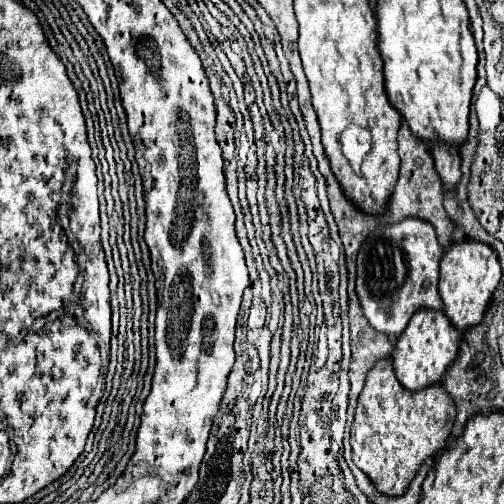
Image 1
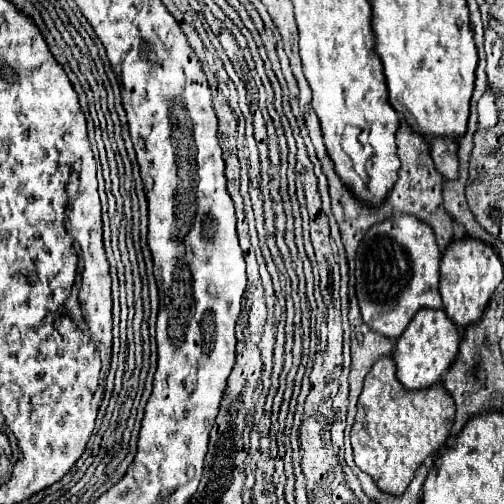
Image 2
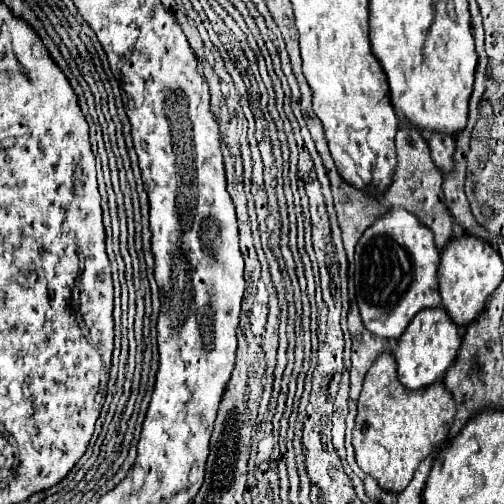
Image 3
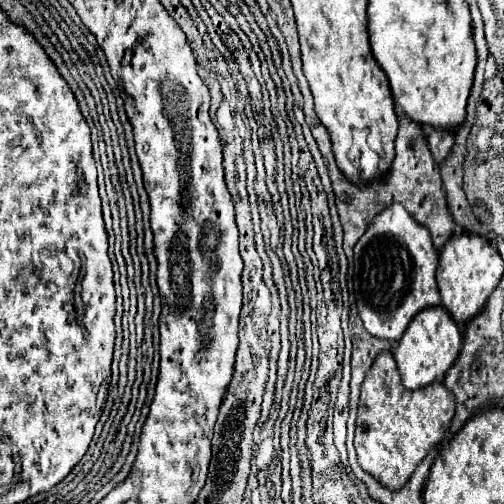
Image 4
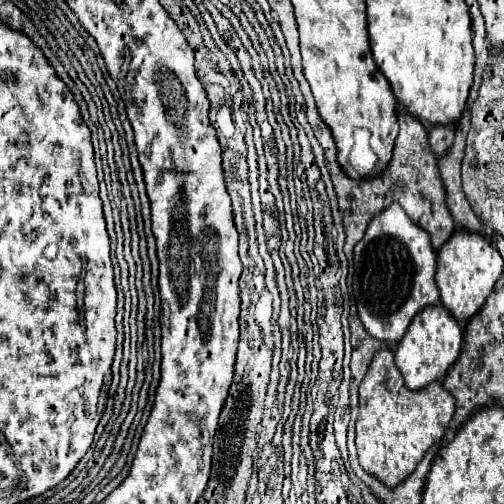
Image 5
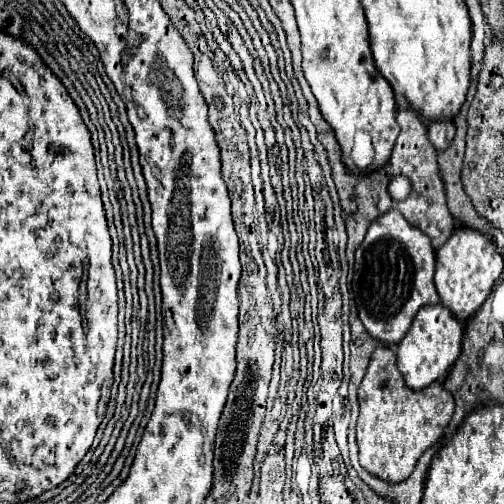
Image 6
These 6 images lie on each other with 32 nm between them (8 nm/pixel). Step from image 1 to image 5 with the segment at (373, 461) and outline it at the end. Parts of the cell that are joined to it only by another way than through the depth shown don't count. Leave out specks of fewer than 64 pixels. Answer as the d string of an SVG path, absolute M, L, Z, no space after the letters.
M378 350L360 384L360 414L356 420L360 466L384 484L400 486L416 470L426 450L444 436L452 416L454 396L440 382L422 390L408 390L394 364L392 350Z

